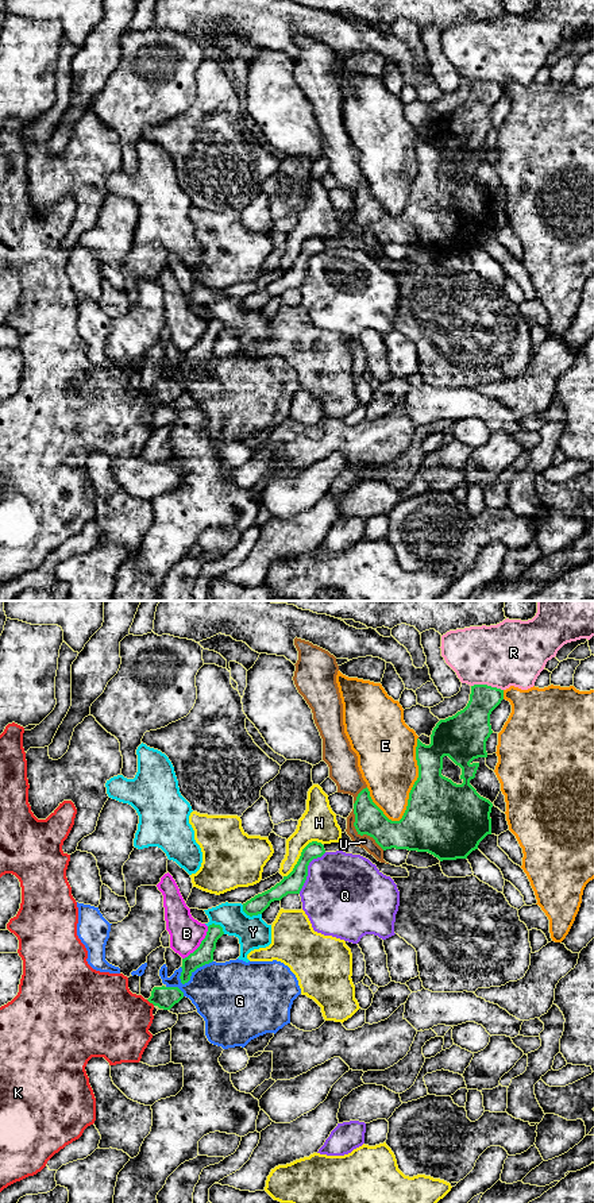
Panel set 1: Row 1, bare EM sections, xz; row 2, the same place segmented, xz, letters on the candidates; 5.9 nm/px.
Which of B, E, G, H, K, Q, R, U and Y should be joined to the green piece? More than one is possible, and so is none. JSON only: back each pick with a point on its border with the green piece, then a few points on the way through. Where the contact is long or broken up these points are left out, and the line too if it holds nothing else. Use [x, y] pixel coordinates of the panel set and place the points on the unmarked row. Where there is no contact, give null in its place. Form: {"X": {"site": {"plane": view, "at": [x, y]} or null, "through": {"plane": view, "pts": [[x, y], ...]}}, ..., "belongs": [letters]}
{"belongs": []}

